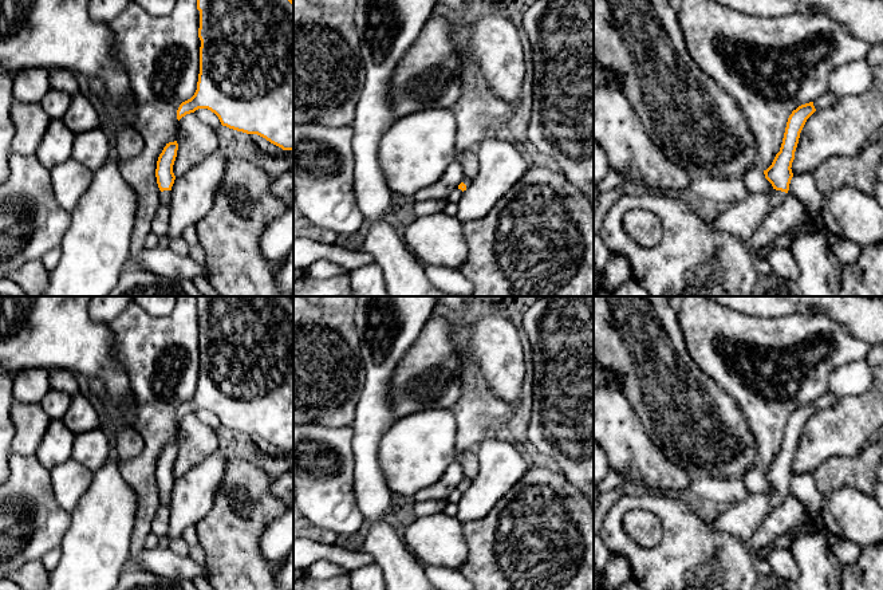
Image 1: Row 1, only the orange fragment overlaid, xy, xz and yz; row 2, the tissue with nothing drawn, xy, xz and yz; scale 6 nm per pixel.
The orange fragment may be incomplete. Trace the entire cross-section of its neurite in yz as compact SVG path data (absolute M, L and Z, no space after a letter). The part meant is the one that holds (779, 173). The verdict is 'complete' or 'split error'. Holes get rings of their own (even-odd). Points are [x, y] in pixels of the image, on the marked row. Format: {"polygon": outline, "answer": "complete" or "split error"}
{"polygon": "M813 102L799 106L788 118L783 143L780 152L776 154L772 165L764 170L765 178L772 184L773 192L770 194L748 193L748 196L724 209L724 212L711 221L711 228L717 231L729 232L742 240L749 240L762 221L777 208L784 197L788 194L789 184L793 177L792 162L795 160L795 152L799 143L800 133L807 119L816 111Z", "answer": "split error"}

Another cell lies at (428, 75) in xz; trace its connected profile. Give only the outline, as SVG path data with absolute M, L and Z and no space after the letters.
M431 15L415 43L398 62L390 82L390 103L395 118L426 109L452 109L462 88L461 75L466 72L464 50L453 42L452 25Z

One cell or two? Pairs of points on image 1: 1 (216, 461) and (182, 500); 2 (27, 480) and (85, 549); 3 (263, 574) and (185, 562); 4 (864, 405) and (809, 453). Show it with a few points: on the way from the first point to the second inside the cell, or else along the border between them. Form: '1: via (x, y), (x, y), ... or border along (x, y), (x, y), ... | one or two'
1: via (211, 471), (192, 491) | one
2: border along (71, 514), (71, 522), (60, 547) | two
3: border along (205, 561), (209, 575) | two
4: via (851, 419), (839, 431), (832, 431), (823, 440) | one

